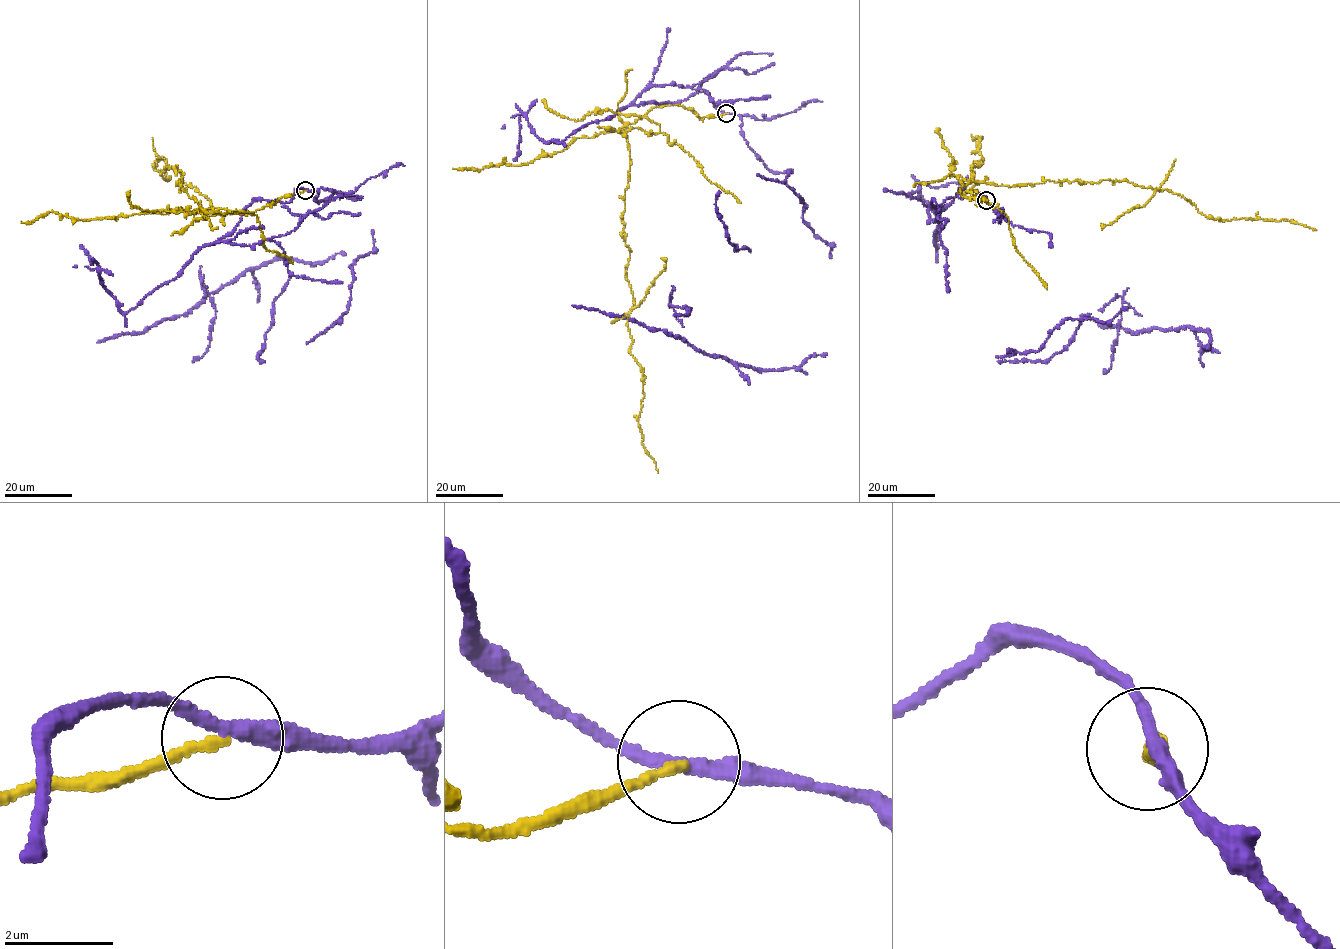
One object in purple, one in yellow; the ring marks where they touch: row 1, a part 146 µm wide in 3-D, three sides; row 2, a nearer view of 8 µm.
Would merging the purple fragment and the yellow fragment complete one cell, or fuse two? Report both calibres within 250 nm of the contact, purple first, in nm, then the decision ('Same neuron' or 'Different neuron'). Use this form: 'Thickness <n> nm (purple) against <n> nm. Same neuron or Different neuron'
Thickness 240 nm (purple) against 190 nm. Different neuron

